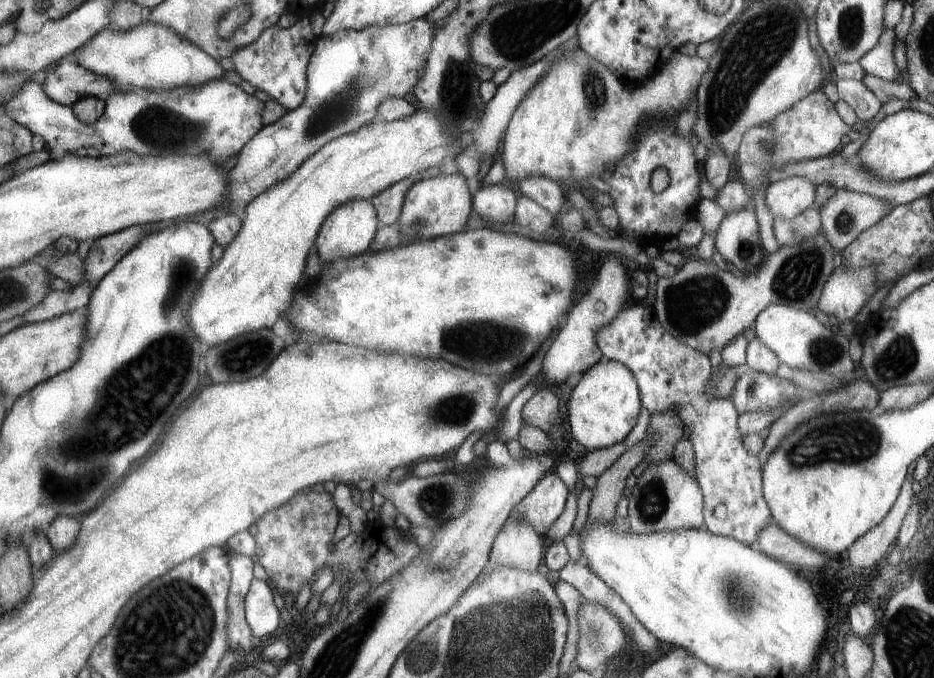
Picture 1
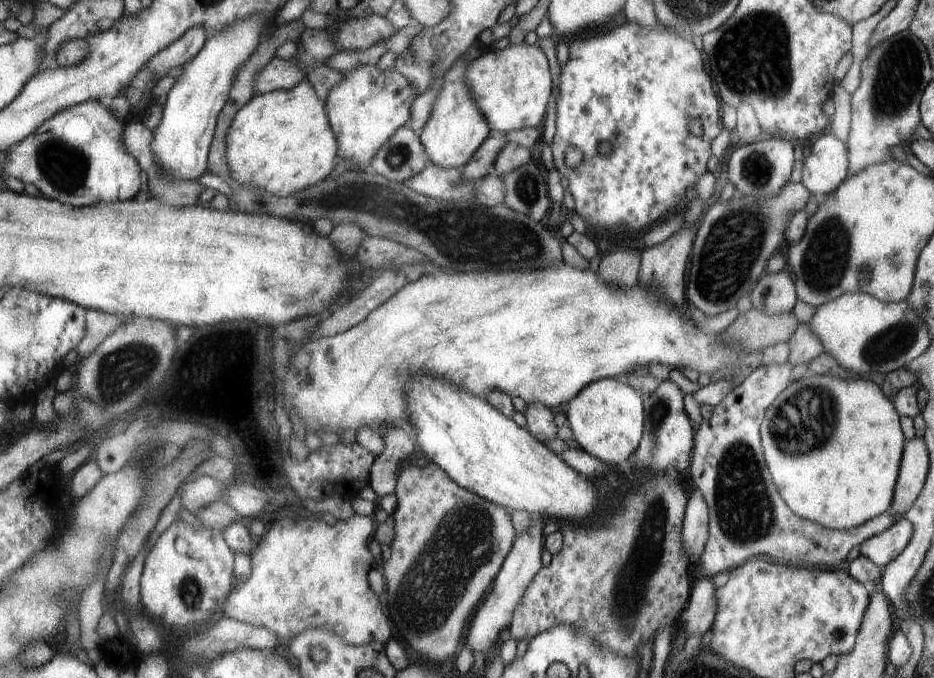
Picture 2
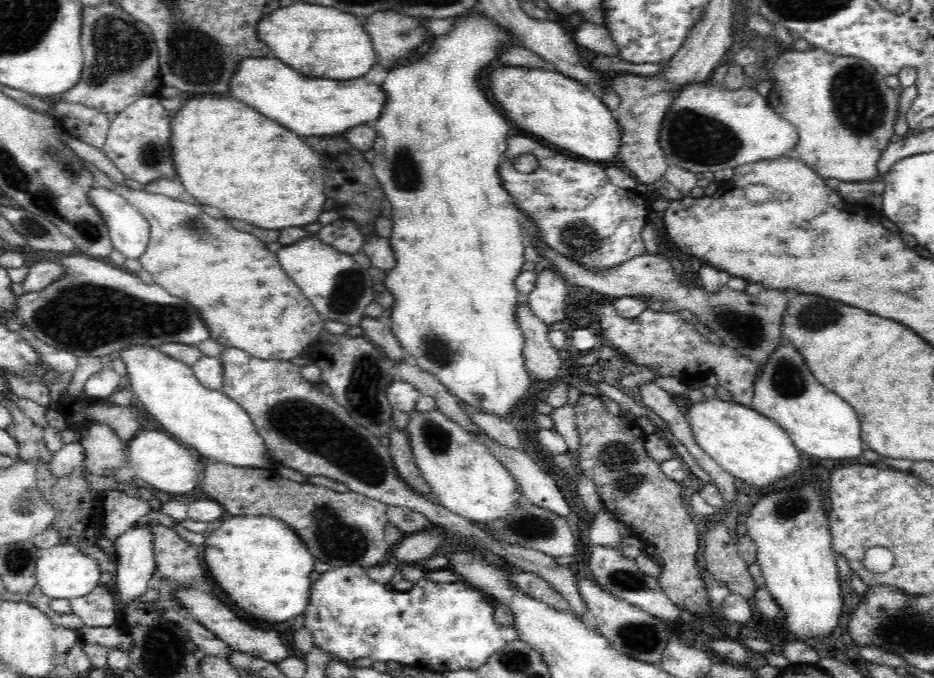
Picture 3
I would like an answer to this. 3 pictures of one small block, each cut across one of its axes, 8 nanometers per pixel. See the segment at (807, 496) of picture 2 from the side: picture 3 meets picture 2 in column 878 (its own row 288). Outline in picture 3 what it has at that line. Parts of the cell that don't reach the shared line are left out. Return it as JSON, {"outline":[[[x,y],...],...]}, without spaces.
{"outline":[[[474,11],[465,14],[465,17],[454,17],[454,28],[450,32],[433,38],[430,46],[423,54],[423,57],[414,58],[412,62],[407,62],[404,66],[395,66],[390,69],[390,74],[382,82],[382,90],[390,94],[390,102],[386,102],[386,110],[378,116],[378,122],[372,122],[375,130],[373,149],[375,158],[372,165],[376,179],[380,181],[383,193],[387,202],[392,205],[392,230],[389,244],[394,251],[395,266],[387,272],[384,288],[394,295],[394,304],[391,312],[391,330],[395,340],[405,354],[410,355],[416,364],[426,374],[433,375],[440,381],[450,393],[460,396],[468,406],[474,410],[484,410],[480,413],[490,413],[494,416],[506,416],[516,410],[520,404],[520,398],[528,394],[528,388],[532,382],[528,378],[528,371],[523,359],[524,335],[517,325],[517,302],[520,298],[514,285],[514,280],[521,274],[522,266],[525,262],[523,252],[526,247],[526,240],[522,237],[519,218],[521,211],[516,207],[514,200],[508,191],[502,186],[498,165],[501,164],[504,151],[507,148],[508,132],[510,123],[506,121],[504,115],[488,101],[486,93],[482,89],[482,74],[484,70],[498,60],[500,50],[515,42],[510,33],[504,31],[494,21],[486,17],[482,11]]]}

